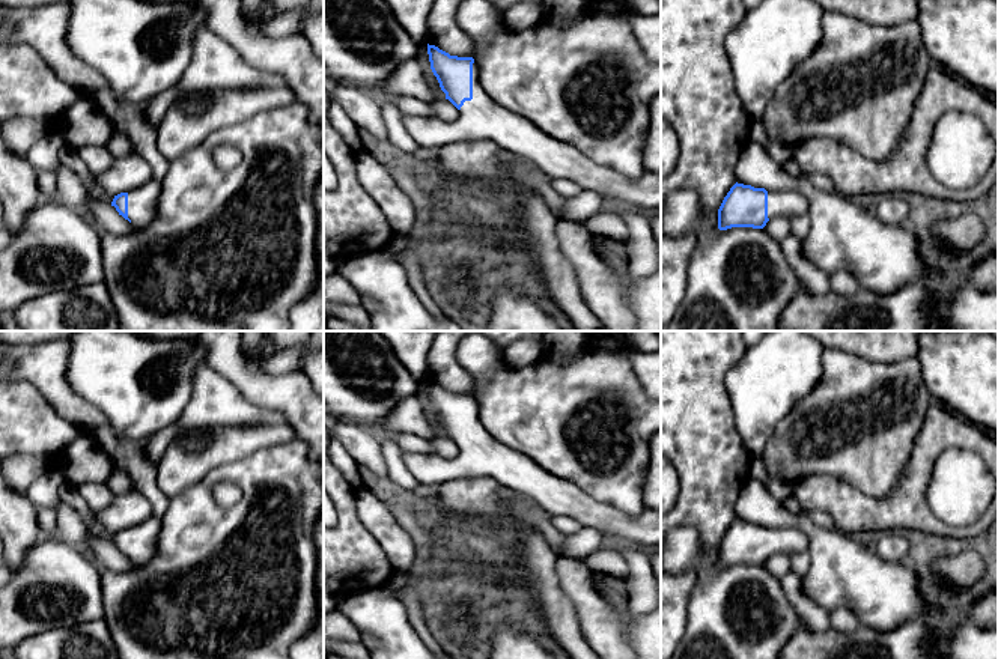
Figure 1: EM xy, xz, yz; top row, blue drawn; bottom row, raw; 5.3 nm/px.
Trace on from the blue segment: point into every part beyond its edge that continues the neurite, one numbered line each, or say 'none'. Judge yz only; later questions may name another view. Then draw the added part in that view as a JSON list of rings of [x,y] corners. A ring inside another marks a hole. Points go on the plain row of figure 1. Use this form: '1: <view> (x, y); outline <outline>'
1: yz (786, 540); outline [[[768,528],[768,555],[775,554],[805,554],[808,549],[808,537],[807,534],[796,528]]]

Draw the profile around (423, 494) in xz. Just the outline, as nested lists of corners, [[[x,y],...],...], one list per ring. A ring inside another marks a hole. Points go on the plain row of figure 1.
[[[417,484],[411,492],[402,492],[402,497],[414,504],[431,506],[437,498],[437,486]]]

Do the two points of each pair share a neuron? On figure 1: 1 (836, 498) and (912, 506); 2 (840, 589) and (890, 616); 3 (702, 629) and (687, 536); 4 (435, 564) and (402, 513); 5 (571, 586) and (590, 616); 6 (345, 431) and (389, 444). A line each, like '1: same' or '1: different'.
1: same
2: same
3: same
4: same
5: same
6: different

